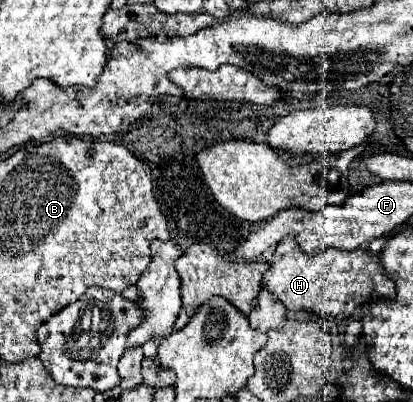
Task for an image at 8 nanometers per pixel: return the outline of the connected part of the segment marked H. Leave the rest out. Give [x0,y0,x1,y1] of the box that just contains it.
[261,237,395,319]

